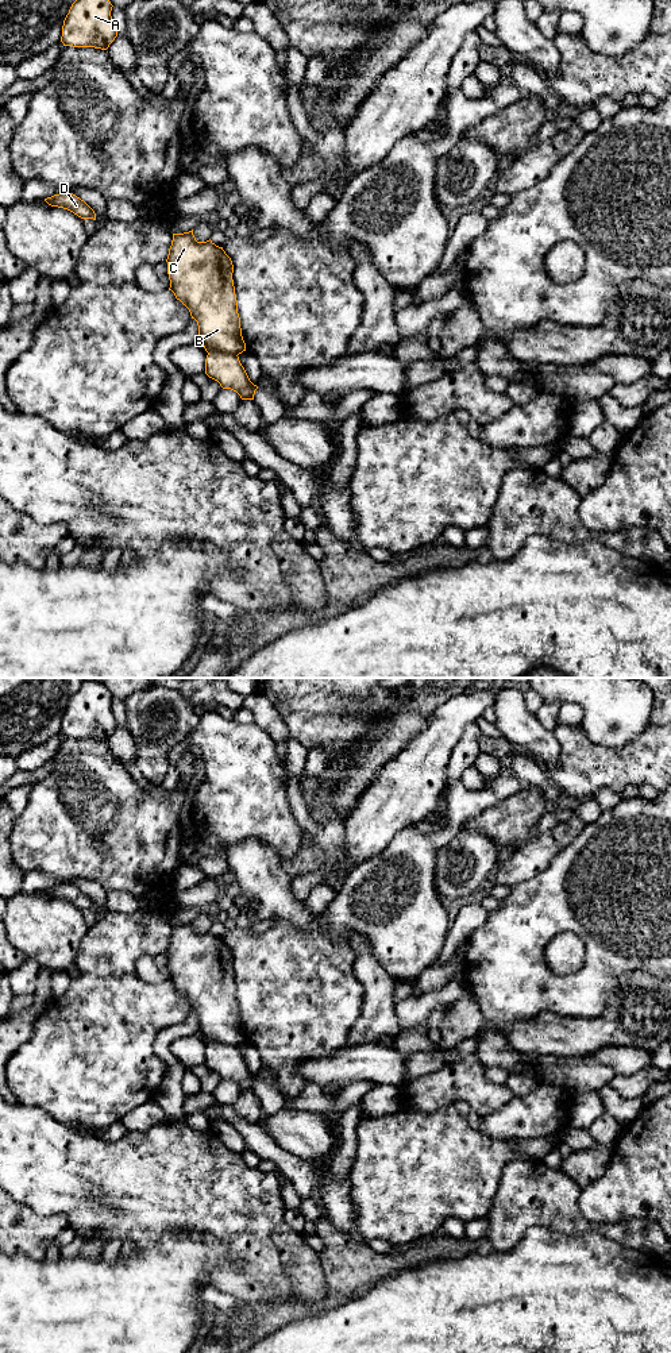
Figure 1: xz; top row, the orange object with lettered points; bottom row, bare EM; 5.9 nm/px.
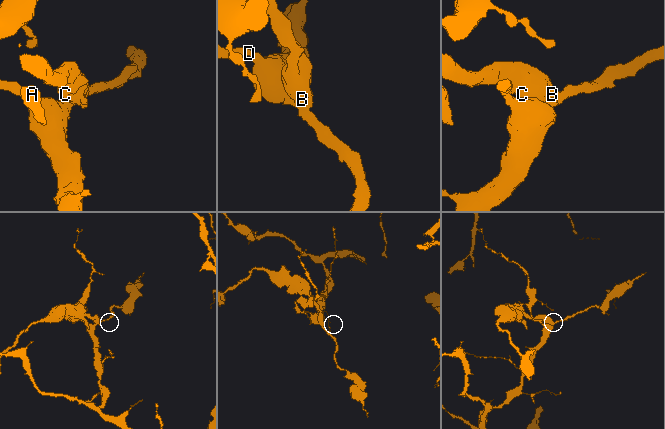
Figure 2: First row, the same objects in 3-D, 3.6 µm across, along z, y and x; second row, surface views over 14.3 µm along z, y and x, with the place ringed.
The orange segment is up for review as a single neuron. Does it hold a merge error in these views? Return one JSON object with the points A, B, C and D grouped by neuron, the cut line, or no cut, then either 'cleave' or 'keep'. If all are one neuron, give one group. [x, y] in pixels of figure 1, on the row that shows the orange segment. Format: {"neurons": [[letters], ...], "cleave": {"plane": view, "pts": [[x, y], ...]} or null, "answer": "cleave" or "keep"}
{"neurons": [["A", "B", "C"], ["D"]], "cleave": {"plane": "xz", "pts": [[199, 340], [215, 350], [236, 355]]}, "answer": "cleave"}

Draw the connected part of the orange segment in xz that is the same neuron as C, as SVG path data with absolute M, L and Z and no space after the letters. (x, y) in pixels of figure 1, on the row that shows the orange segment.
M193 230L173 234L167 255L170 288L198 325L198 342L215 351L246 351L232 280L234 265L211 239L197 242Z

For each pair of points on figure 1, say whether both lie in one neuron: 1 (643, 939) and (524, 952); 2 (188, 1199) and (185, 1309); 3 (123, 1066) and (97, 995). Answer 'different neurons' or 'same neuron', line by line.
1: same neuron
2: different neurons
3: same neuron

